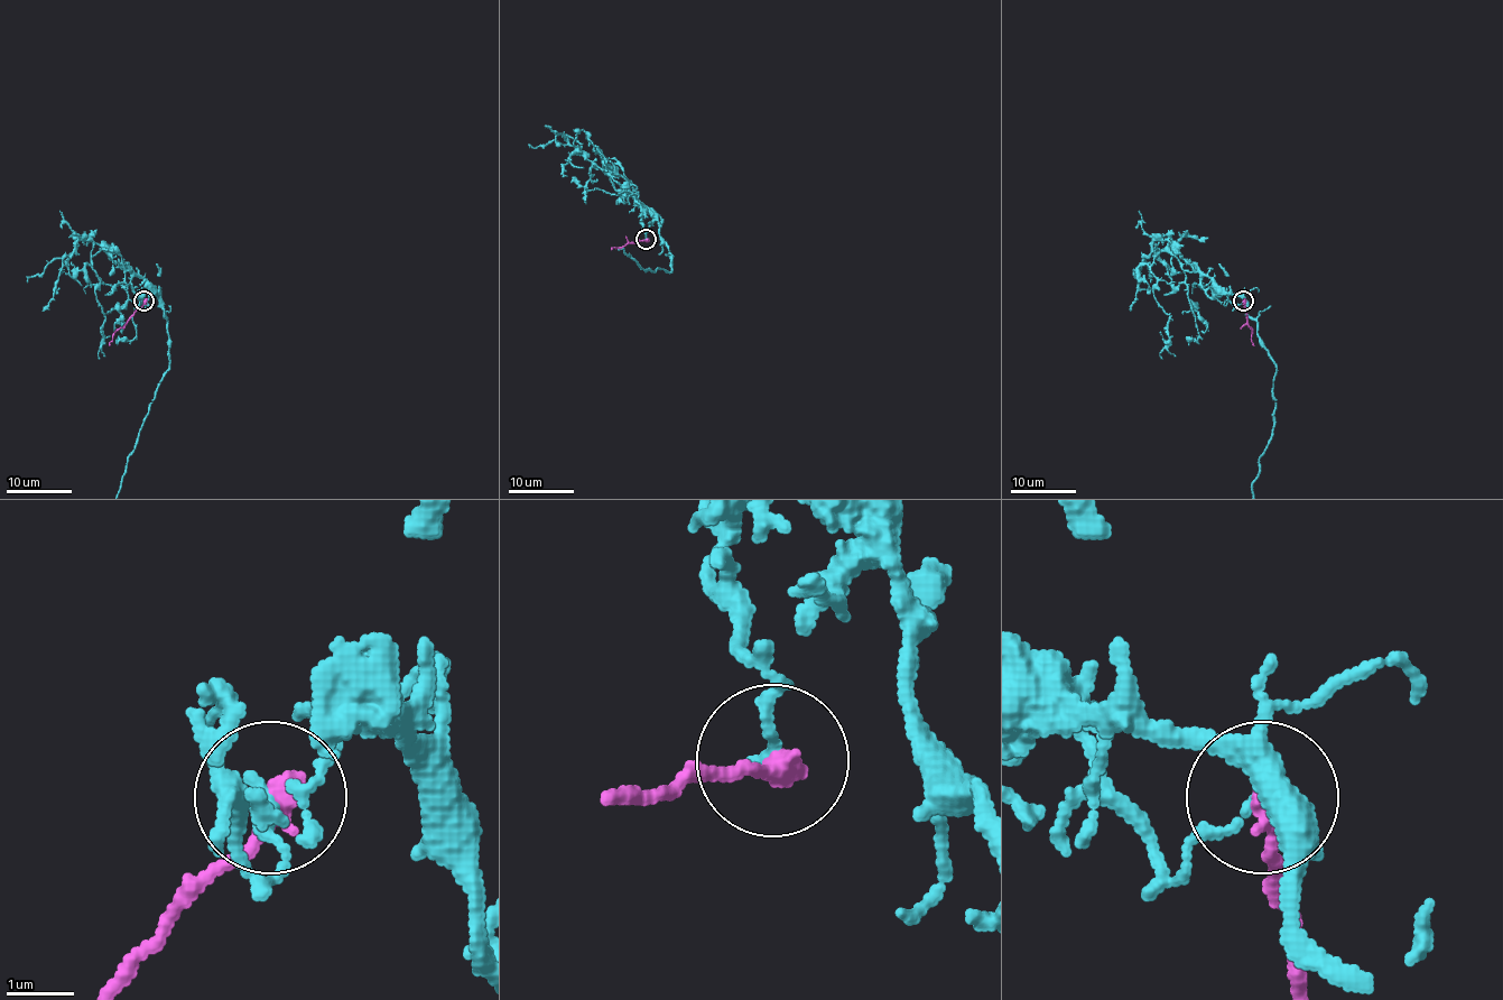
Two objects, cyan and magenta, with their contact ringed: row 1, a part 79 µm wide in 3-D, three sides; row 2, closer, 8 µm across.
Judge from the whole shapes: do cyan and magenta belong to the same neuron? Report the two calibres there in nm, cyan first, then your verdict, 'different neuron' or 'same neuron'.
160 nm thick on the cyan side, 400 nm on the other; different neuron

